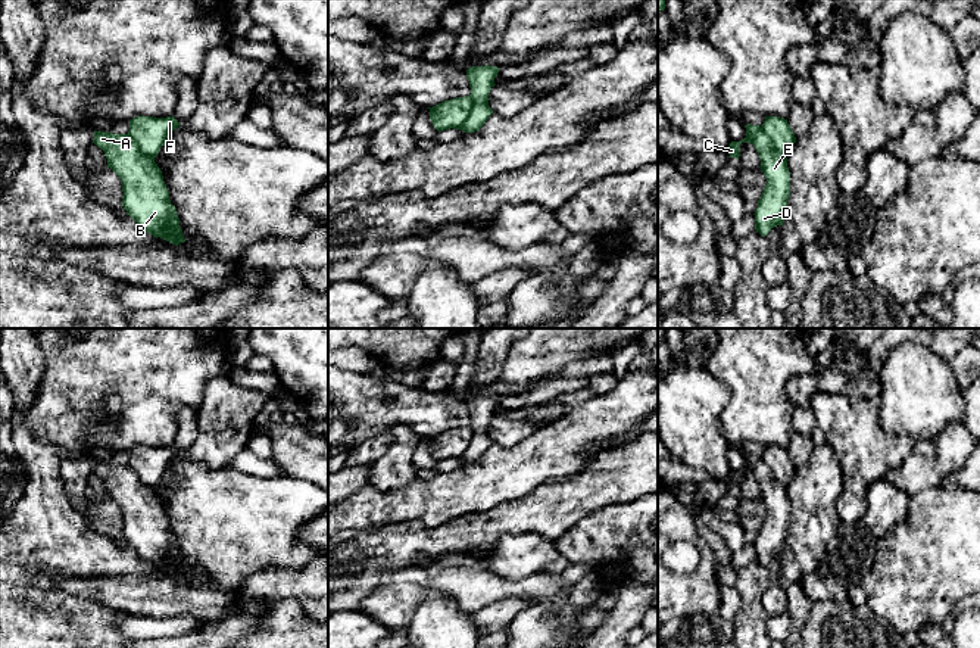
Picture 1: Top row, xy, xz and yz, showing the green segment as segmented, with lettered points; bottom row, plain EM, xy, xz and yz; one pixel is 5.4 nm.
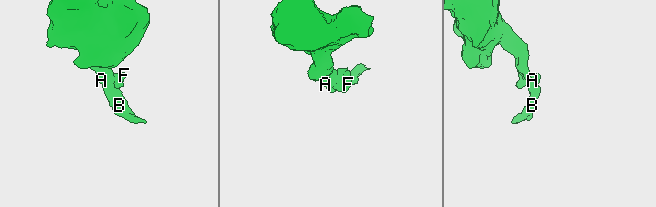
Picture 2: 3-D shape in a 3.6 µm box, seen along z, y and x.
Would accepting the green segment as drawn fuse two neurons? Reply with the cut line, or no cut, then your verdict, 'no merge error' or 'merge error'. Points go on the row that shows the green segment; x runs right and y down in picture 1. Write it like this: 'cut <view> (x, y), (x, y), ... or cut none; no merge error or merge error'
cut yz (760, 127), (771, 145), (786, 155); merge error

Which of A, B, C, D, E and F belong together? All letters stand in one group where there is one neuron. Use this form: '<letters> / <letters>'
A B D E / C F

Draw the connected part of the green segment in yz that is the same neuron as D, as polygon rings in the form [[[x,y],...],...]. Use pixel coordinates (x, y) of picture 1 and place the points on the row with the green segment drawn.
[[[745,125],[746,135],[752,140],[761,159],[761,169],[767,178],[762,196],[755,211],[755,230],[767,236],[774,227],[783,225],[786,206],[790,196],[790,171],[787,155],[774,149],[770,137],[759,125]]]

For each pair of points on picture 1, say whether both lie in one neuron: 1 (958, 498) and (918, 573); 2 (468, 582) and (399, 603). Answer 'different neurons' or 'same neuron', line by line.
1: same neuron
2: same neuron

